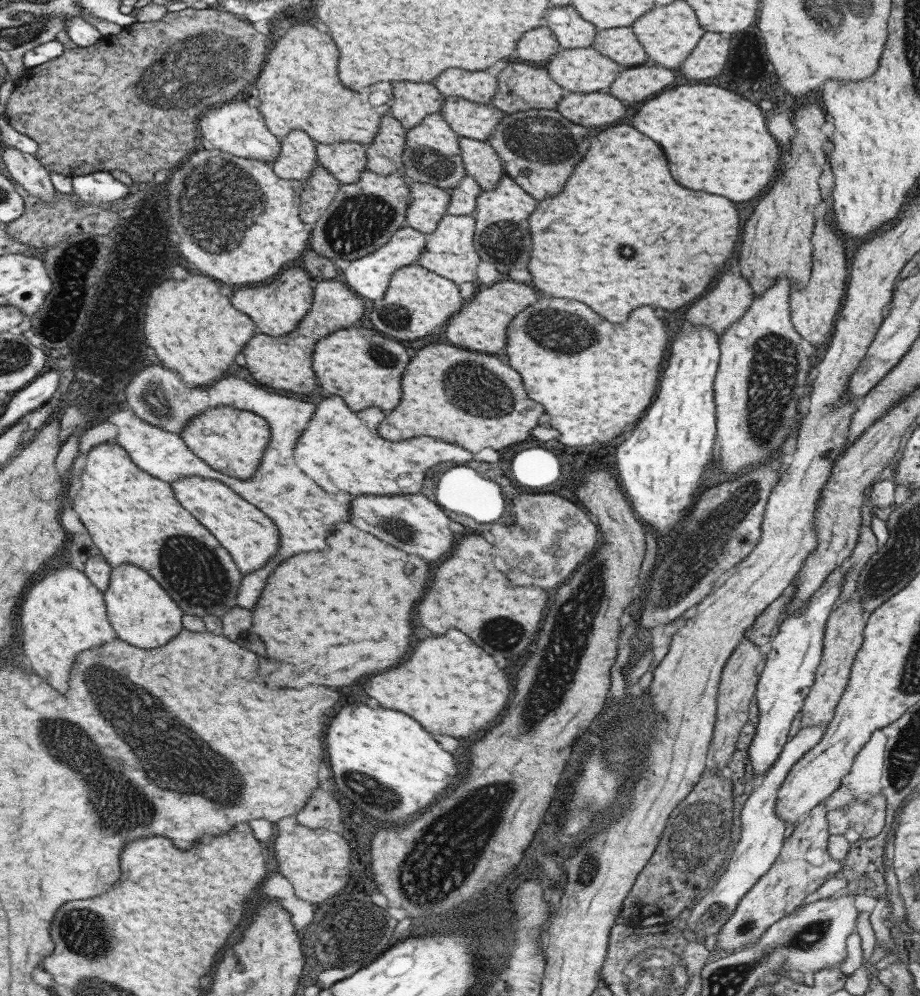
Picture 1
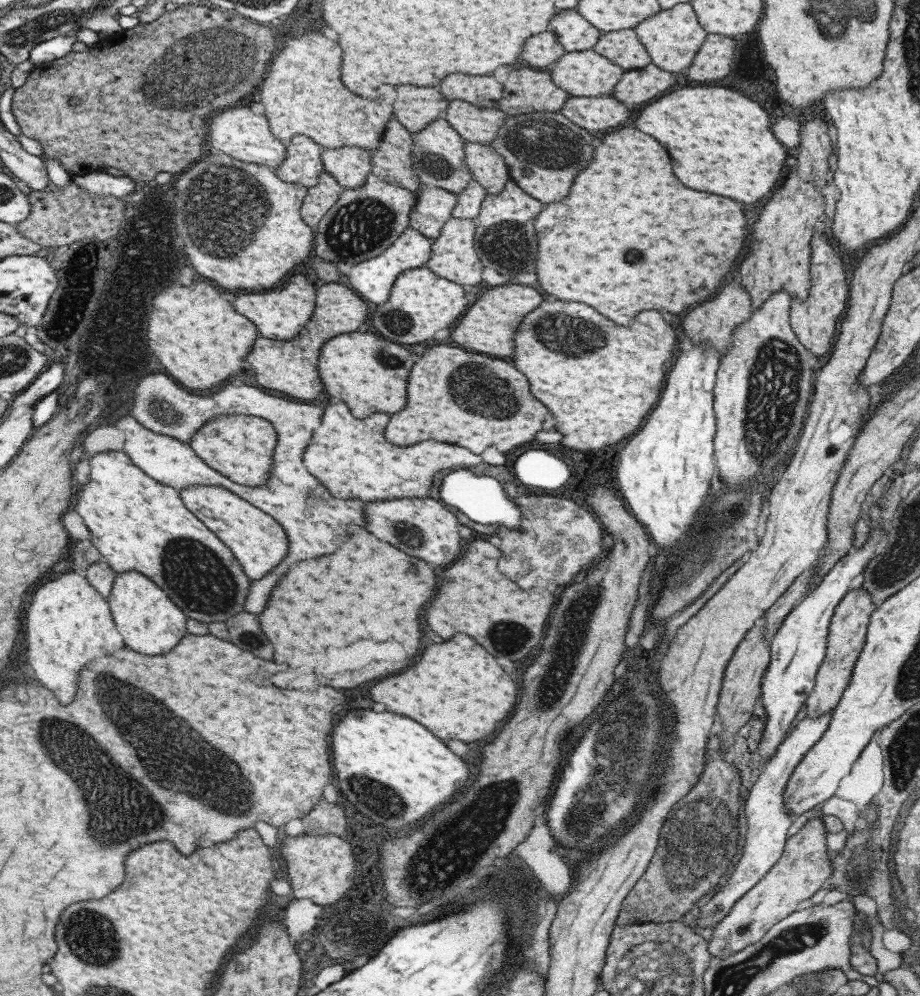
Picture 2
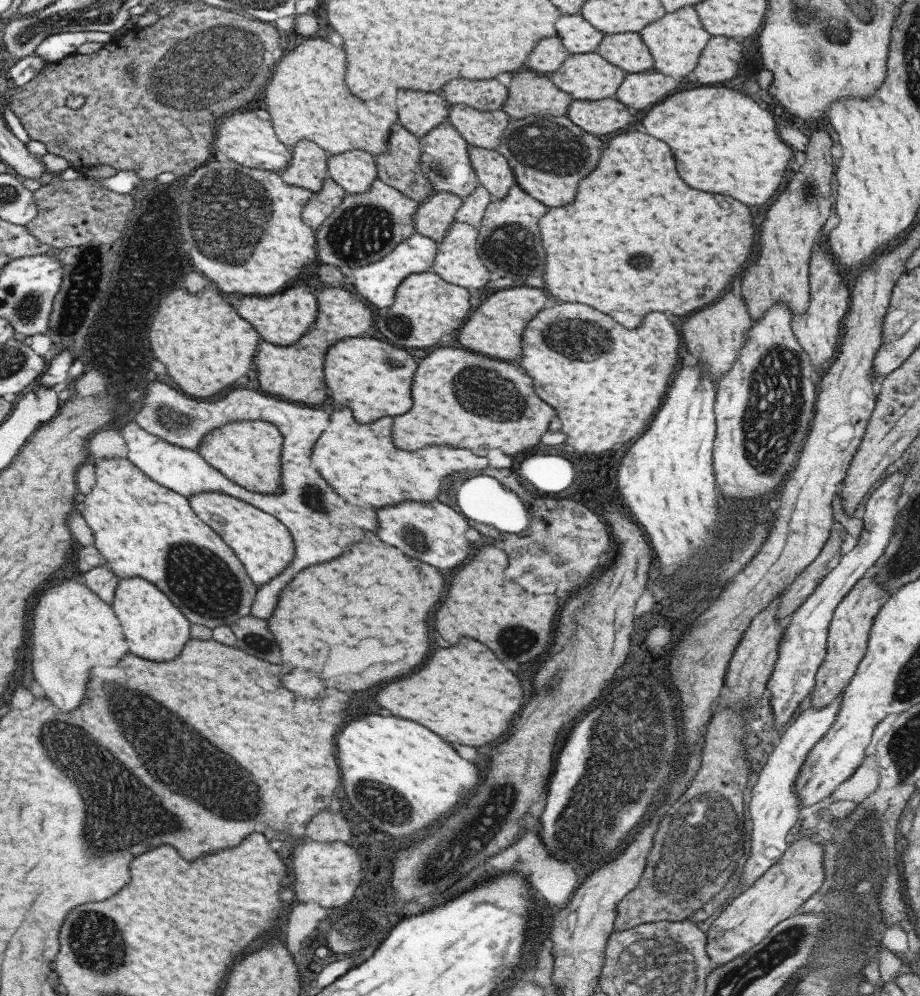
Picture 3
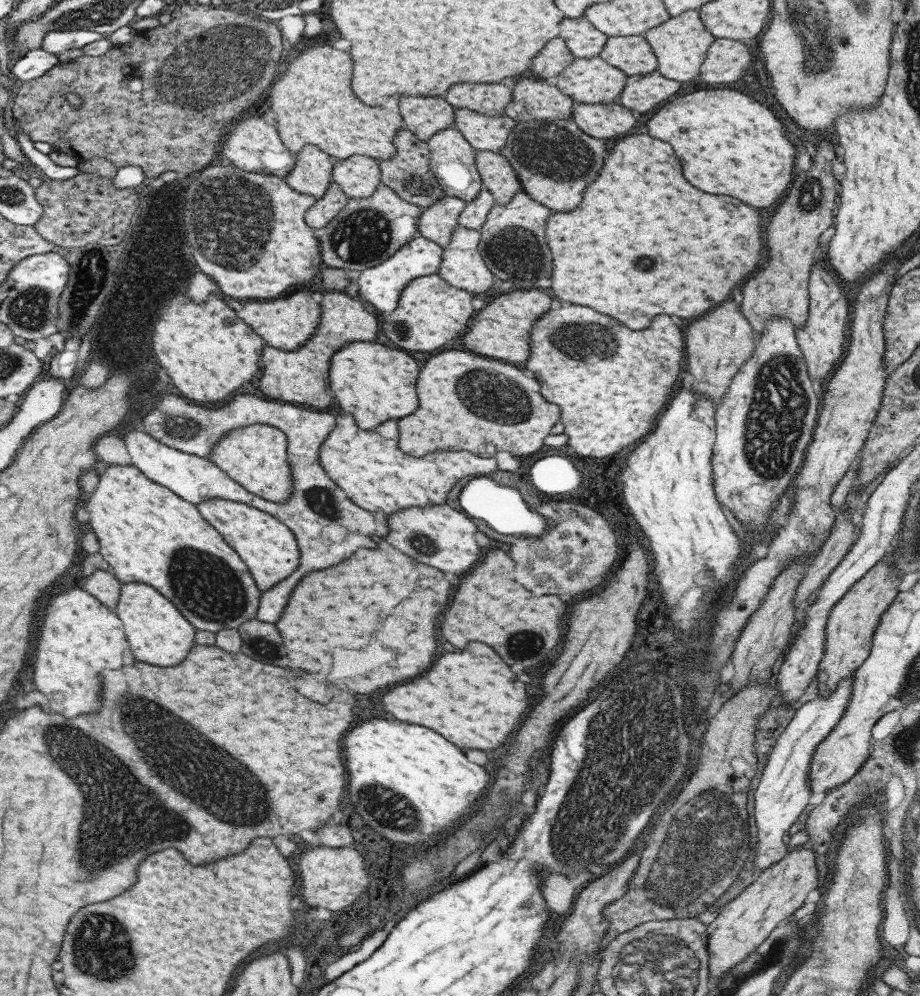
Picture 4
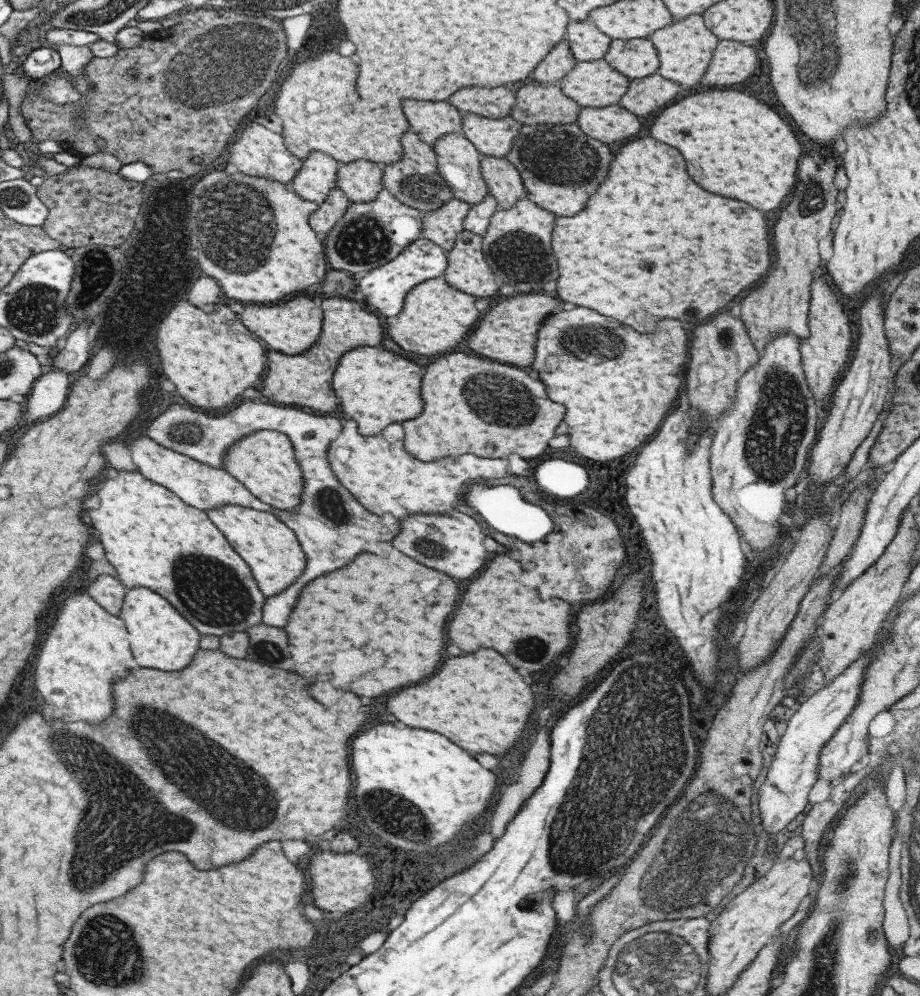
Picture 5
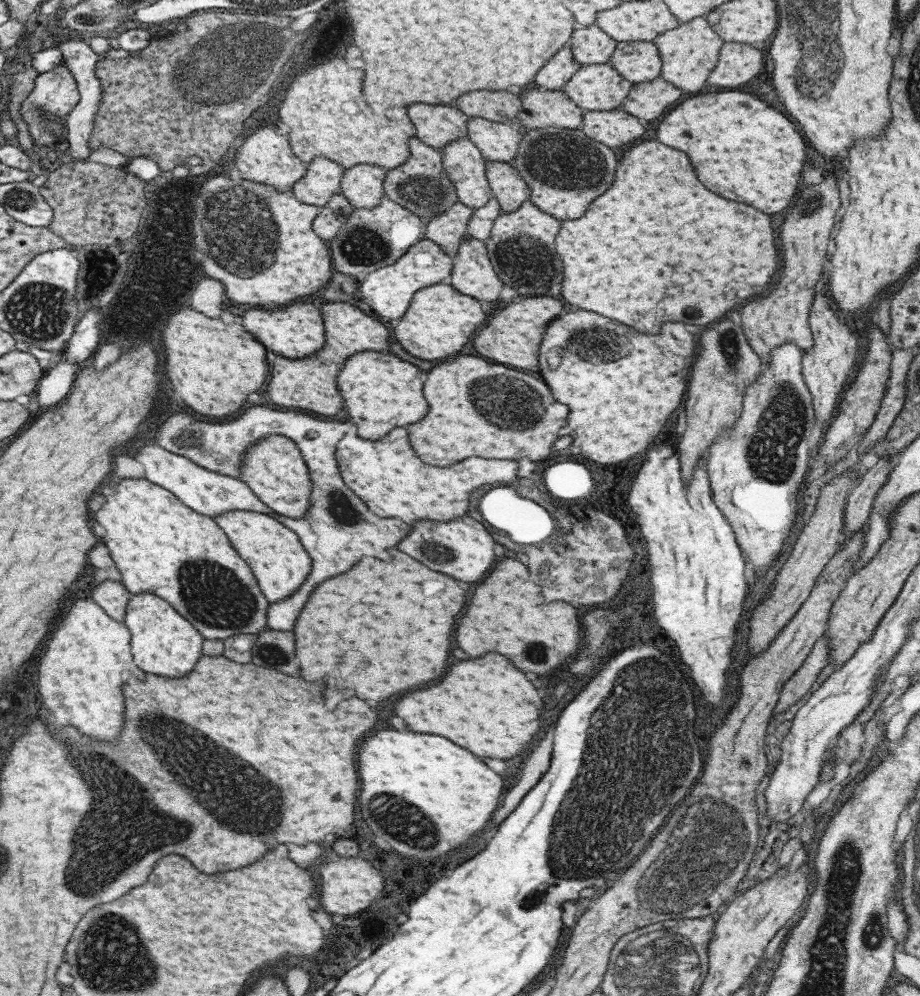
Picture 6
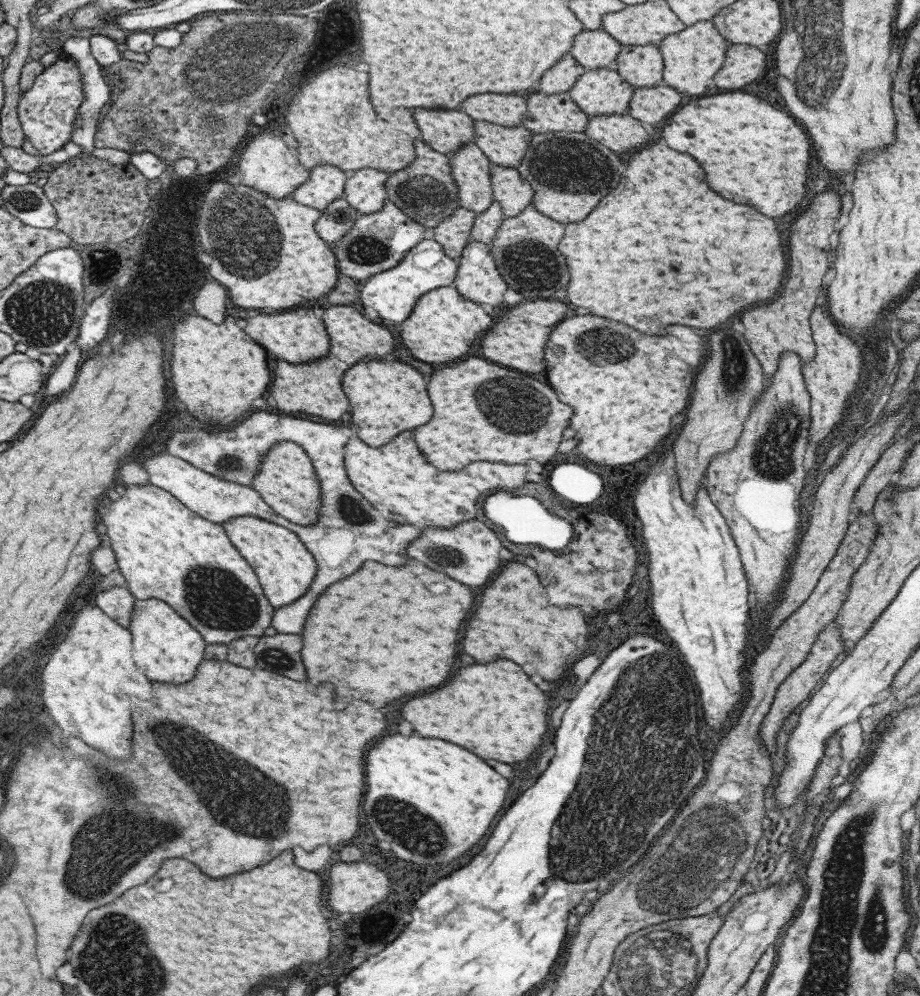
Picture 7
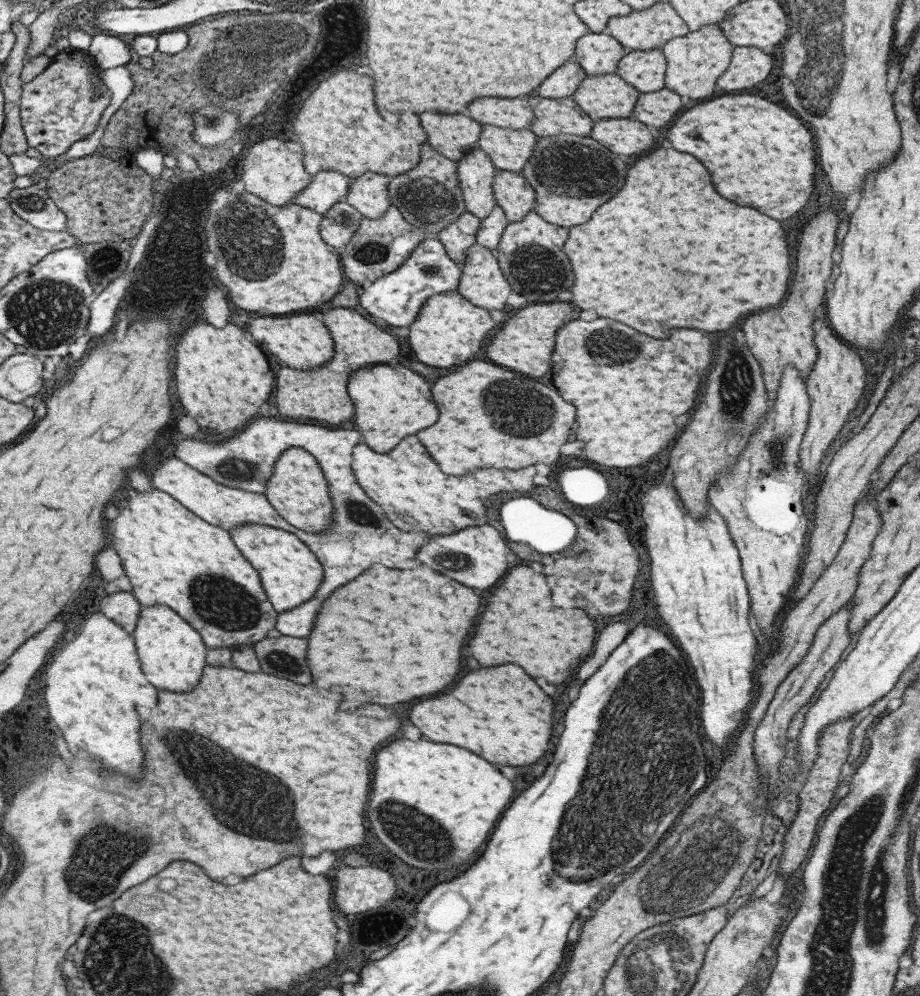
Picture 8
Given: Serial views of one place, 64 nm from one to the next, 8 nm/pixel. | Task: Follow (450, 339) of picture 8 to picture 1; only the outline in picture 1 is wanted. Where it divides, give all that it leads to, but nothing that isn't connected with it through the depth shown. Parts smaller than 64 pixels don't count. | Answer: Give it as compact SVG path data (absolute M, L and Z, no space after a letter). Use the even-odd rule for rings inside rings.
M418 265L403 266L403 268L391 274L383 297L381 297L379 301L369 303L371 307L369 307L368 317L373 325L373 329L379 331L386 337L395 339L406 345L408 341L423 338L423 336L442 330L447 322L449 322L448 318L451 318L464 304L465 301L461 299L459 288L454 282L431 273L429 270Z

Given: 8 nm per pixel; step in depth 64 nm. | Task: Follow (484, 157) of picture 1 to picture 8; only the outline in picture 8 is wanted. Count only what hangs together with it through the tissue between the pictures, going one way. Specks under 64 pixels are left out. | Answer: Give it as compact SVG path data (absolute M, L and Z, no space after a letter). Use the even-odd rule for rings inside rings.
M495 169L492 193L508 221L521 221L534 208L534 190L519 173Z

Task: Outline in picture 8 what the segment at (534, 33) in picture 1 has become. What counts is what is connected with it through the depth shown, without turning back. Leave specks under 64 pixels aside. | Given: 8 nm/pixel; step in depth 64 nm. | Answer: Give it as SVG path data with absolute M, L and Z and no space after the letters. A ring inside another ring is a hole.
M573 59L567 60L549 73L549 76L536 88L535 94L546 99L572 96L585 75L584 70Z

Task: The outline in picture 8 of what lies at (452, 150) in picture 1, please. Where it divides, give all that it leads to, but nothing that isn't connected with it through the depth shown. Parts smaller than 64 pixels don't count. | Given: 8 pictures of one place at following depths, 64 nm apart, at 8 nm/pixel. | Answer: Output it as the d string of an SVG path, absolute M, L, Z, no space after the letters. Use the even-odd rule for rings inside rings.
M475 147L455 163L465 210L478 219L485 218L496 205L492 193L495 168L491 160L481 149Z

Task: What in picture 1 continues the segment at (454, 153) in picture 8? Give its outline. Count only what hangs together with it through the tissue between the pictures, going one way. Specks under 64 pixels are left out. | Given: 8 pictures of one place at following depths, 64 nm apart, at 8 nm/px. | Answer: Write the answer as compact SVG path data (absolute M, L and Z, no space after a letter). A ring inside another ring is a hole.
M391 82L393 104L389 113L405 129L411 128L426 114L439 112L444 104L444 96L433 83L424 82Z

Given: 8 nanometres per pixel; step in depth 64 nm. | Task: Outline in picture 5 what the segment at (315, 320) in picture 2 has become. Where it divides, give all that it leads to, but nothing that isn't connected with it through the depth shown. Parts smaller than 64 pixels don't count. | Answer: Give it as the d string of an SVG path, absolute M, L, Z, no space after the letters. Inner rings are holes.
M325 297L321 301L322 322L319 338L305 352L288 355L266 349L265 378L260 393L269 402L279 405L297 405L317 412L331 412L337 408L339 399L332 389L332 374L338 358L353 347L382 346L379 320L375 315L361 309L352 298Z

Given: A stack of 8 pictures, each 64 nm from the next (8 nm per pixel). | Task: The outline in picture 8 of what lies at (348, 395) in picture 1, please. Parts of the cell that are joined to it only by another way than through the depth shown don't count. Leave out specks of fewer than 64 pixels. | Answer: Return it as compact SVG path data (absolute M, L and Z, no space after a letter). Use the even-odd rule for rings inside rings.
M398 362L362 366L349 375L346 389L354 406L354 424L371 450L387 453L401 439L419 433L437 420L429 384Z

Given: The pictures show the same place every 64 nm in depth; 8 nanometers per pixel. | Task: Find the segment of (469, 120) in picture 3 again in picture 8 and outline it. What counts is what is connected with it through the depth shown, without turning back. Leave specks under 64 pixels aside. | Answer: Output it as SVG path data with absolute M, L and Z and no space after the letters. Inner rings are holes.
M482 124L477 147L491 160L495 169L519 173L533 152L536 138L525 129L508 129Z

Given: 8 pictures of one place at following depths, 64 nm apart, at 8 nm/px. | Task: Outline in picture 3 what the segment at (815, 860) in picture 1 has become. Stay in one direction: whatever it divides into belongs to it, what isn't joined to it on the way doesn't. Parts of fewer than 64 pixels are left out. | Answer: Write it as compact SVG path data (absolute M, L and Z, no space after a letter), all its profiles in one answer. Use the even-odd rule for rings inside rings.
M797 837L777 863L772 864L755 883L723 907L706 933L706 953L710 958L711 968L724 965L748 951L765 938L778 922L789 918L800 904L817 893L823 880L828 879L823 870L822 845L821 842L814 842L811 837Z

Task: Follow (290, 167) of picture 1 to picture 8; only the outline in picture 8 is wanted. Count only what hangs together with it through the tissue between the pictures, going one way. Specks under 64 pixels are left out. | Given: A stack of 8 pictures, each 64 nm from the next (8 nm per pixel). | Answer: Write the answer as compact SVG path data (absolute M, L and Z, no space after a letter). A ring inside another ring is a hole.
M321 169L292 202L322 215L336 202L344 200L349 183L350 178L344 174L333 169Z

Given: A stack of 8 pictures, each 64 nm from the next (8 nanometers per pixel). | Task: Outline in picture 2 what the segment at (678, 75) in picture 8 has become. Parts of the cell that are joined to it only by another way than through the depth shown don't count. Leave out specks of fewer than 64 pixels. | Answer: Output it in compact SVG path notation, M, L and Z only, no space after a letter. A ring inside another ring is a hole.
M681 3L671 9L659 9L658 13L645 18L635 26L634 31L650 56L651 64L677 76L683 74L691 66L692 58L706 35L705 30L697 22L690 3Z

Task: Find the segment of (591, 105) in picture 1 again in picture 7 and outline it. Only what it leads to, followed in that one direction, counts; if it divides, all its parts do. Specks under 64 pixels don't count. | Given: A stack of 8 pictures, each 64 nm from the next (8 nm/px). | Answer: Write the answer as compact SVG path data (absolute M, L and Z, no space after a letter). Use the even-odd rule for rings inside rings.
M625 114L588 117L584 133L595 142L615 152L633 152L647 142L649 128L641 121Z

